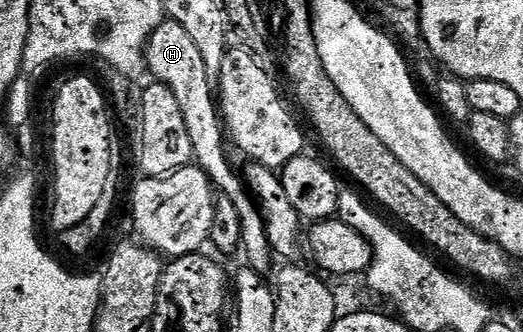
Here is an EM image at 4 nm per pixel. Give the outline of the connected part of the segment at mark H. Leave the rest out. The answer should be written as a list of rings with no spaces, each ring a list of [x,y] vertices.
[[[165,19],[156,28],[156,32],[149,38],[146,45],[146,67],[153,73],[161,85],[165,85],[176,96],[177,103],[184,115],[184,122],[188,127],[189,140],[193,144],[193,159],[195,163],[210,177],[215,187],[226,197],[230,198],[234,207],[242,198],[251,198],[245,183],[234,174],[224,148],[226,134],[218,109],[214,86],[207,74],[204,60],[196,44],[189,39],[188,32],[176,24],[175,21]]]

